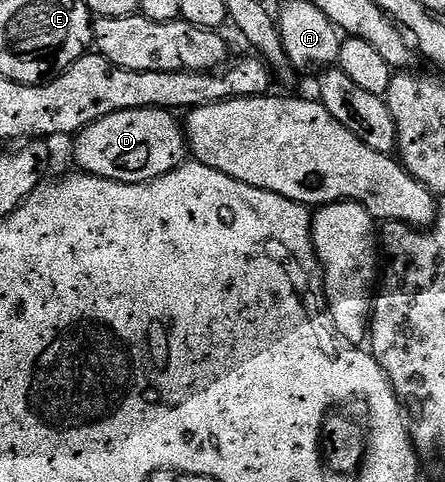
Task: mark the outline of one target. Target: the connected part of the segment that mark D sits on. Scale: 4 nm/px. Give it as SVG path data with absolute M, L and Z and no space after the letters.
M160 107L110 113L75 136L72 155L81 172L115 183L150 183L181 167L189 154L185 128L175 114Z

